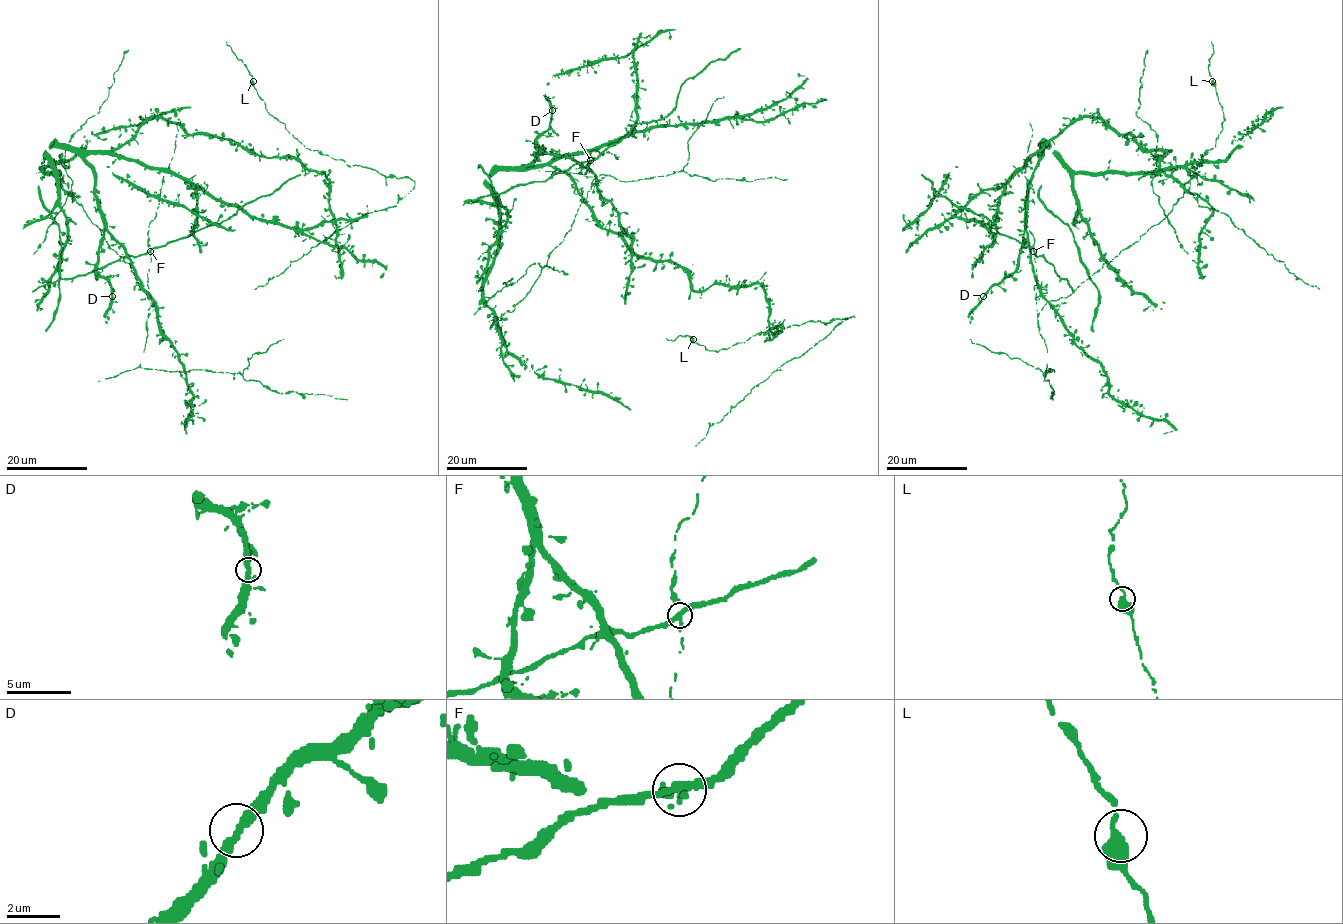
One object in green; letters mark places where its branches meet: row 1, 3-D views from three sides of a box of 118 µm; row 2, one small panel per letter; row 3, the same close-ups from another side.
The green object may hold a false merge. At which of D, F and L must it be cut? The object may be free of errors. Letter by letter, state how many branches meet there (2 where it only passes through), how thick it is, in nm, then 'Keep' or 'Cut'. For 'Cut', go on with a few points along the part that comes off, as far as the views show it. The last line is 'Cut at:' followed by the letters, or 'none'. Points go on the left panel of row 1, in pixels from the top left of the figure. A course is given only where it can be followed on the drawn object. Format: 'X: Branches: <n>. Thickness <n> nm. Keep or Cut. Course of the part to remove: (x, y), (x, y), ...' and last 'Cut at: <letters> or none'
D: Branches: 2. Thickness 360 nm. Keep
F: Branches: 2. Thickness 380 nm. Cut. Course of the part to remove: (150, 250), (220, 224), (248, 202), (270, 195), (291, 178), (300, 175)
L: Branches: 2. Thickness 380 nm. Keep
Cut at: F

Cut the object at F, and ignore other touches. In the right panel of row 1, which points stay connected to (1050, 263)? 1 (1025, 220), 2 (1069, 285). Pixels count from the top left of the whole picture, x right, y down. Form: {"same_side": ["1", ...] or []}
{"same_side": ["2"]}

